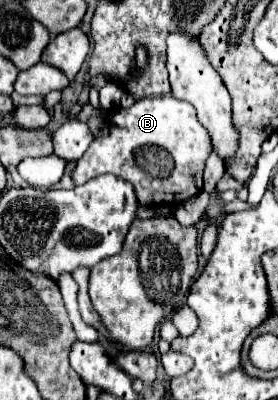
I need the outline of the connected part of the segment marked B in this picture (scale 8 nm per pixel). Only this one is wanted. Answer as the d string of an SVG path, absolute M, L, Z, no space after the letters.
M172 94L158 98L140 98L128 110L116 108L108 116L106 128L108 134L94 138L86 154L76 162L76 168L72 172L72 180L76 184L84 184L100 174L114 174L134 186L140 204L154 202L170 206L178 206L202 190L202 172L206 166L206 158L212 152L212 146L208 146L208 132L204 132L204 126L196 120L196 110L192 108L192 104L176 100Z

